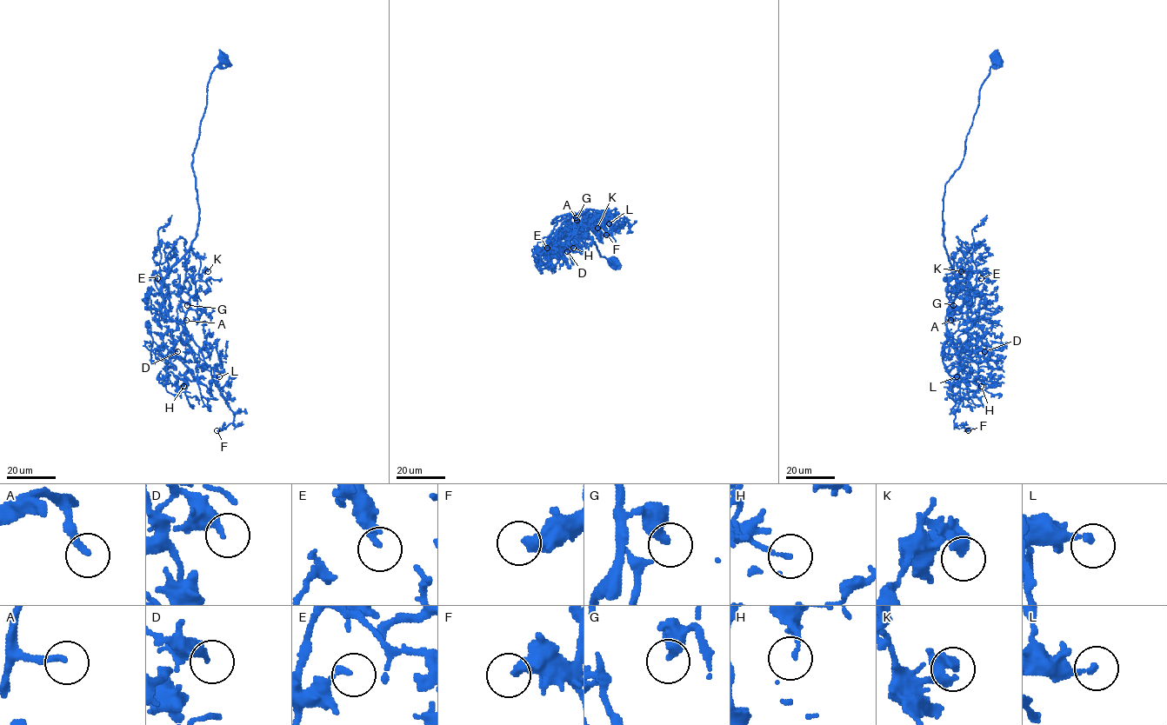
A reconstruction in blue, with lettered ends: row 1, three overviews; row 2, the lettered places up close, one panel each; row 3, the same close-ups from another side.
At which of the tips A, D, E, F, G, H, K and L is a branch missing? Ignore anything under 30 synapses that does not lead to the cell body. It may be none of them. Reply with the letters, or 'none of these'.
A, G

